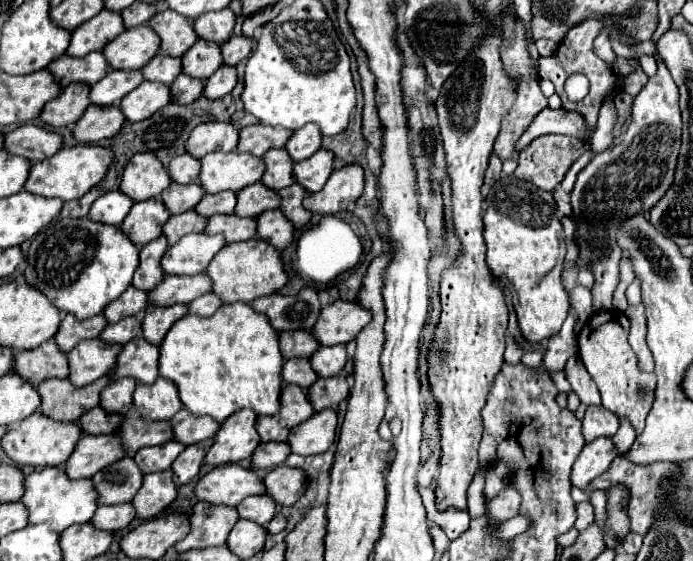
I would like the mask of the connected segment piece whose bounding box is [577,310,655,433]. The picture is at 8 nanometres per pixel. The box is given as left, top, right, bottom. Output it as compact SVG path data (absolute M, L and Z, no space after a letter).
M607 310L607 312L593 314L577 336L579 356L601 392L603 406L613 414L631 420L636 432L641 433L649 410L653 406L655 374L643 374L637 370L637 356L631 350L627 336L629 336L629 318L623 312Z

